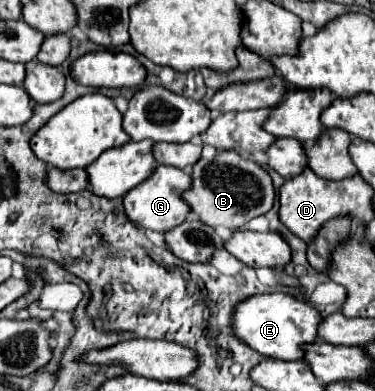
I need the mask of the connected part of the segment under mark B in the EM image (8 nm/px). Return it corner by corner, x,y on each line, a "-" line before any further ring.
219,151
213,161
199,159
193,165
193,185
183,199
205,225
243,229
253,217
265,215
275,203
275,189
269,173
253,161
243,159
237,151

